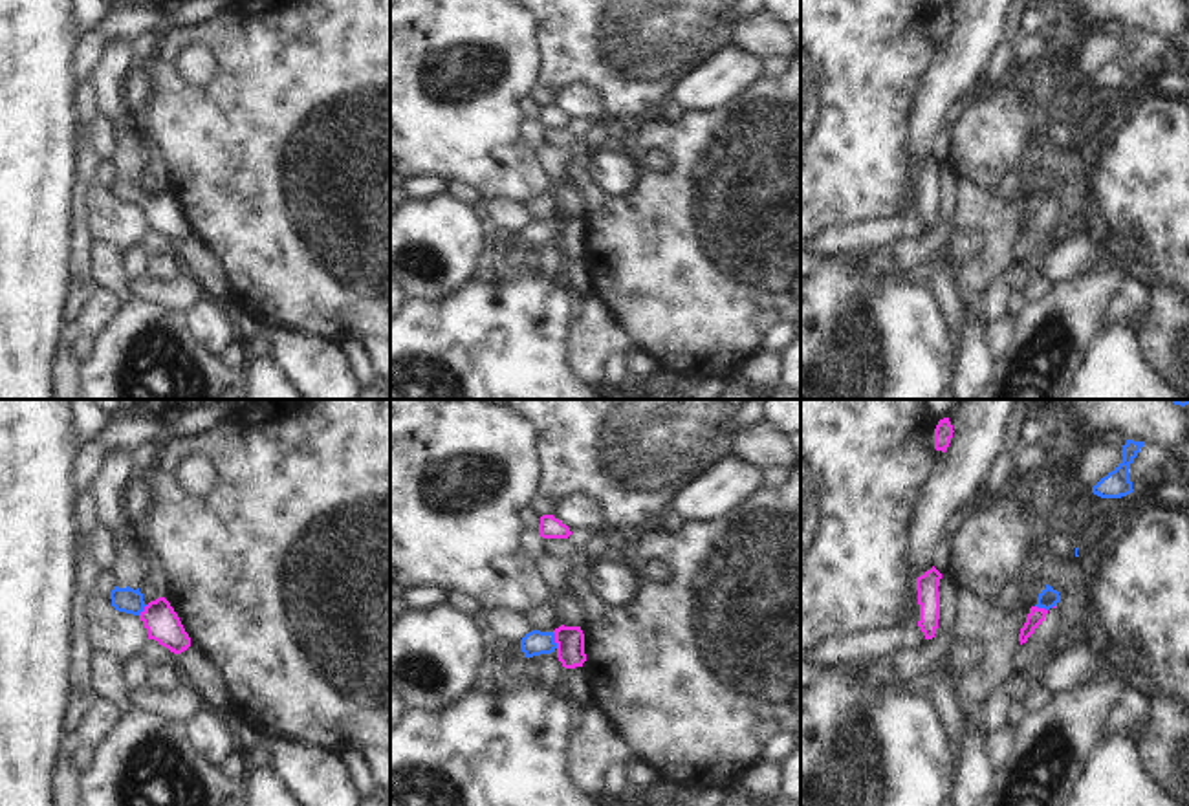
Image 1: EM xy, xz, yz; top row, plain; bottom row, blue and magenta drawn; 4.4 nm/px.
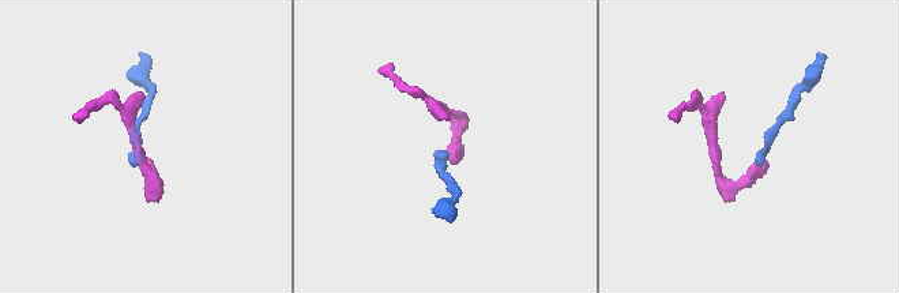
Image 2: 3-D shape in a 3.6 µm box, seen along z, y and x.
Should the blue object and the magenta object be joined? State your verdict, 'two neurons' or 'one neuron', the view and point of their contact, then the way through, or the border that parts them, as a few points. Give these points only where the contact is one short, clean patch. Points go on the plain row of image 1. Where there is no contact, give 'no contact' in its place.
one neuron; meets blue in xz at (554, 229); runs through xz (534, 233), (554, 229), (570, 229)

